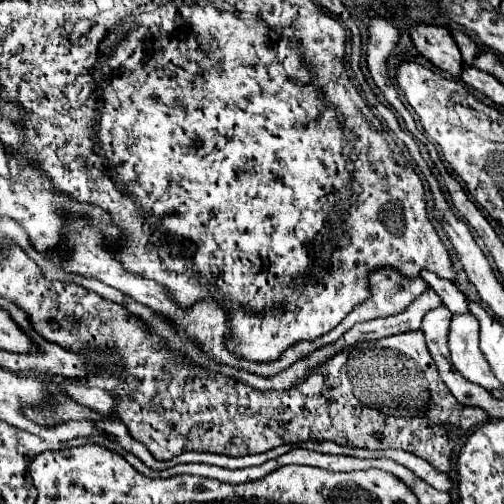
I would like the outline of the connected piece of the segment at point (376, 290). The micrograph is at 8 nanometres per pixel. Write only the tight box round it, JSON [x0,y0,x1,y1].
[294,268,428,360]

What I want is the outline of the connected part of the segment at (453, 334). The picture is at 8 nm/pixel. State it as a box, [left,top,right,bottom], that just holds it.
[448,314,500,390]

